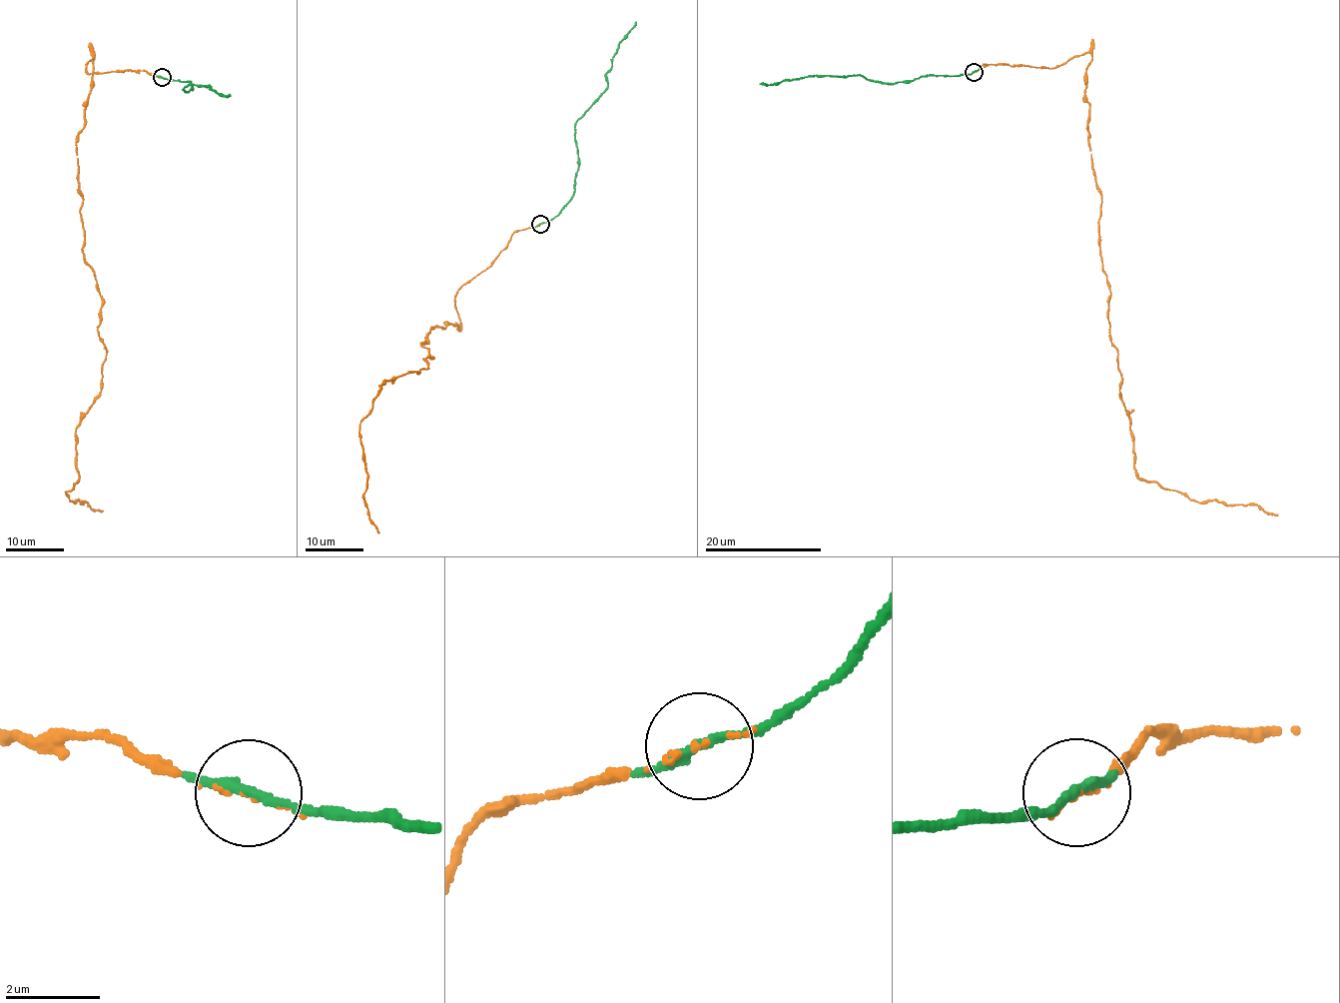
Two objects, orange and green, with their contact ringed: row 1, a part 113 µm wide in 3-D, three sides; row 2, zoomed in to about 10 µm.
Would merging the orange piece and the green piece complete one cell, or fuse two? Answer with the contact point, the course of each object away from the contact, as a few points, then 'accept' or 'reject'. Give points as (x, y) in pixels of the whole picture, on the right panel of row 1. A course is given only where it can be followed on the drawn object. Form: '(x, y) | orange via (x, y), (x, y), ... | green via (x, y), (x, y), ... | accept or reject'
(974, 72) | orange via (975, 72), (984, 64), (1053, 68), (1091, 55), (1089, 149), (1133, 467), (1198, 501), (1278, 514) | green via (975, 72), (921, 76), (901, 82), (870, 81), (862, 76), (815, 75), (772, 85), (759, 83) | accept

